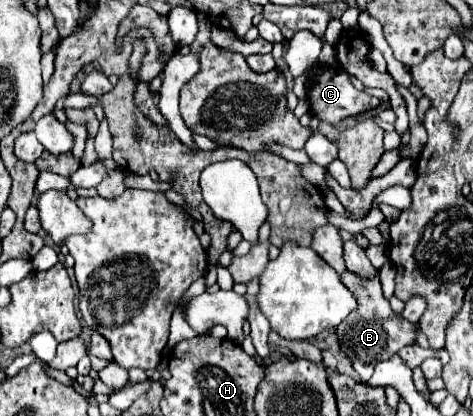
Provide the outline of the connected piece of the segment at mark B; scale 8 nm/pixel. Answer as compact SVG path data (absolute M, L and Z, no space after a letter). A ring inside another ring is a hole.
M346 271L342 275L342 283L358 299L358 307L334 331L338 335L338 343L340 343L342 351L352 361L352 365L354 365L356 373L360 375L360 379L368 381L370 375L374 373L374 367L382 359L388 359L390 355L398 353L406 343L416 341L414 325L410 321L406 321L402 315L398 315L390 309L388 299L384 299L384 295L382 295L382 287L380 287L378 277L376 279L362 279L362 277Z

